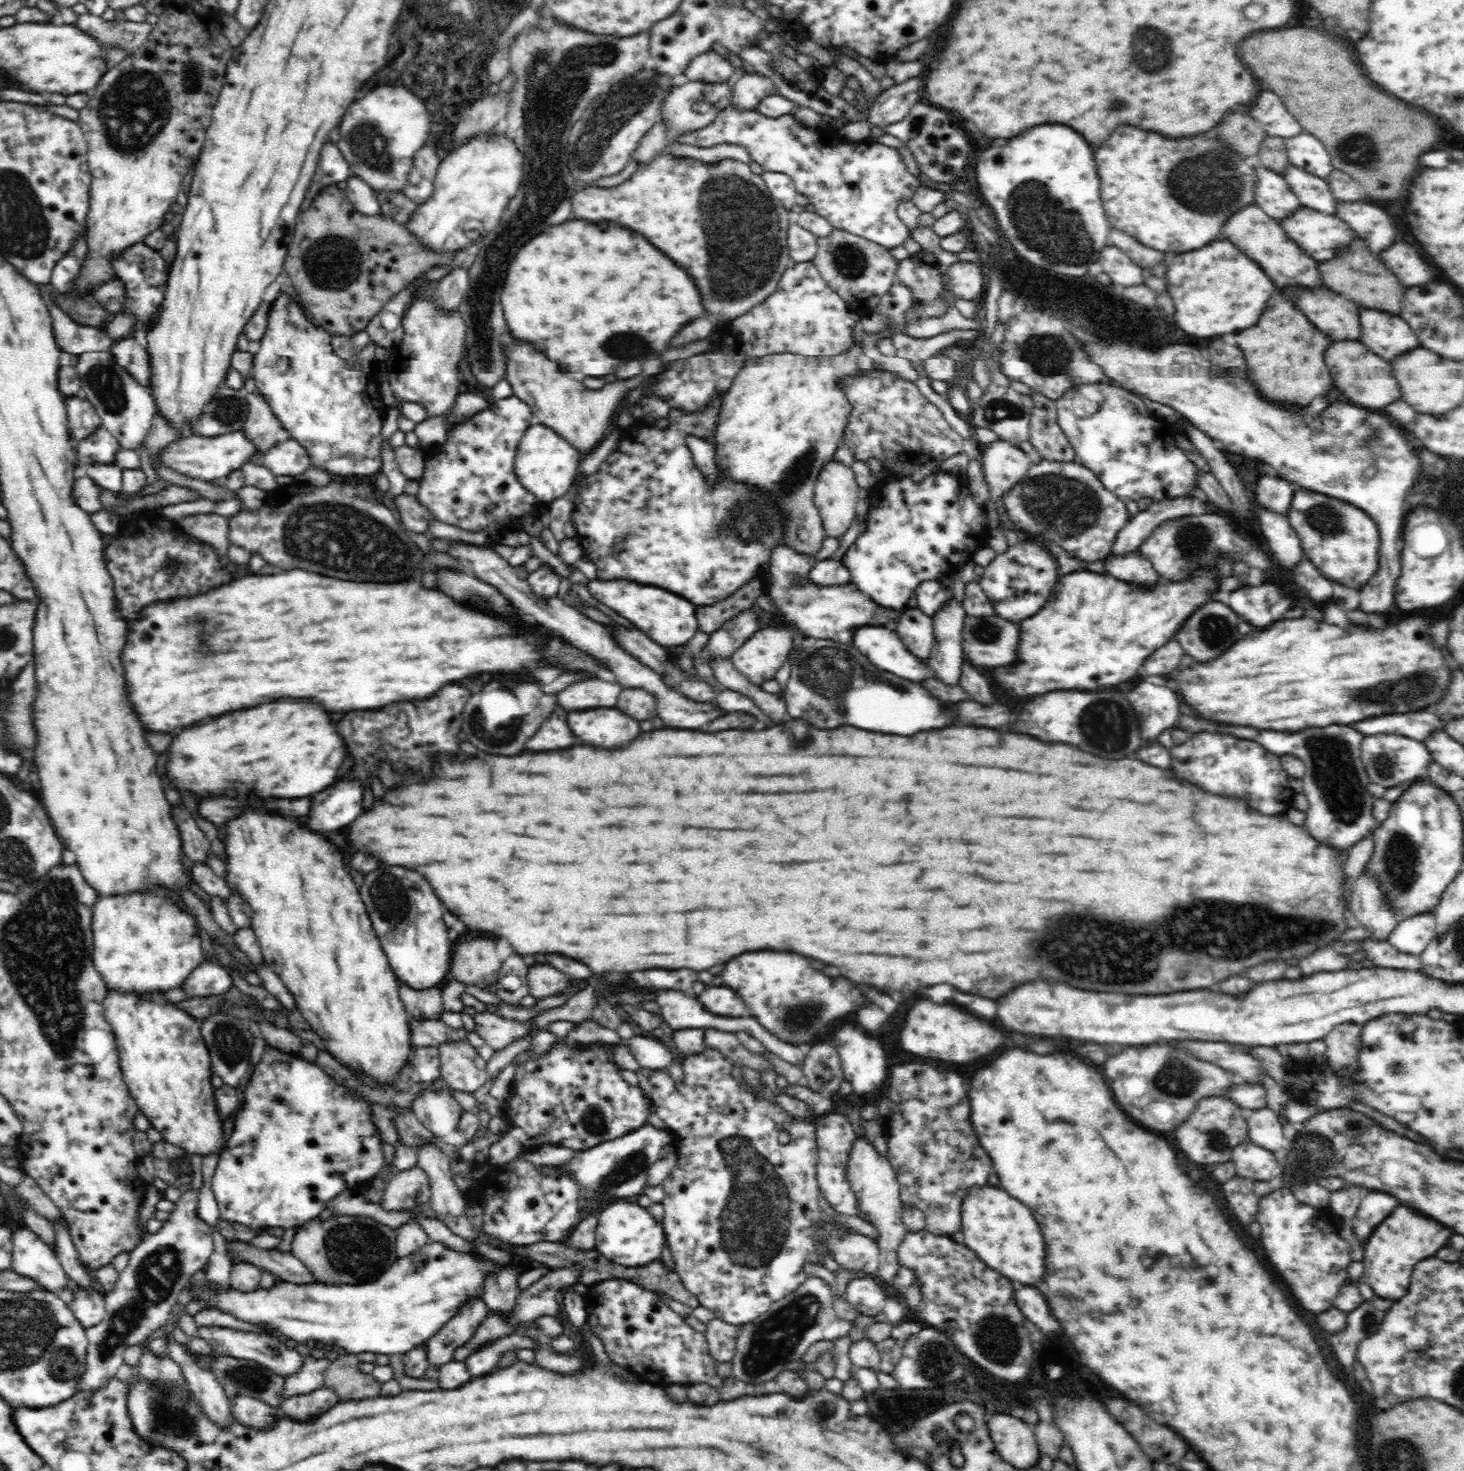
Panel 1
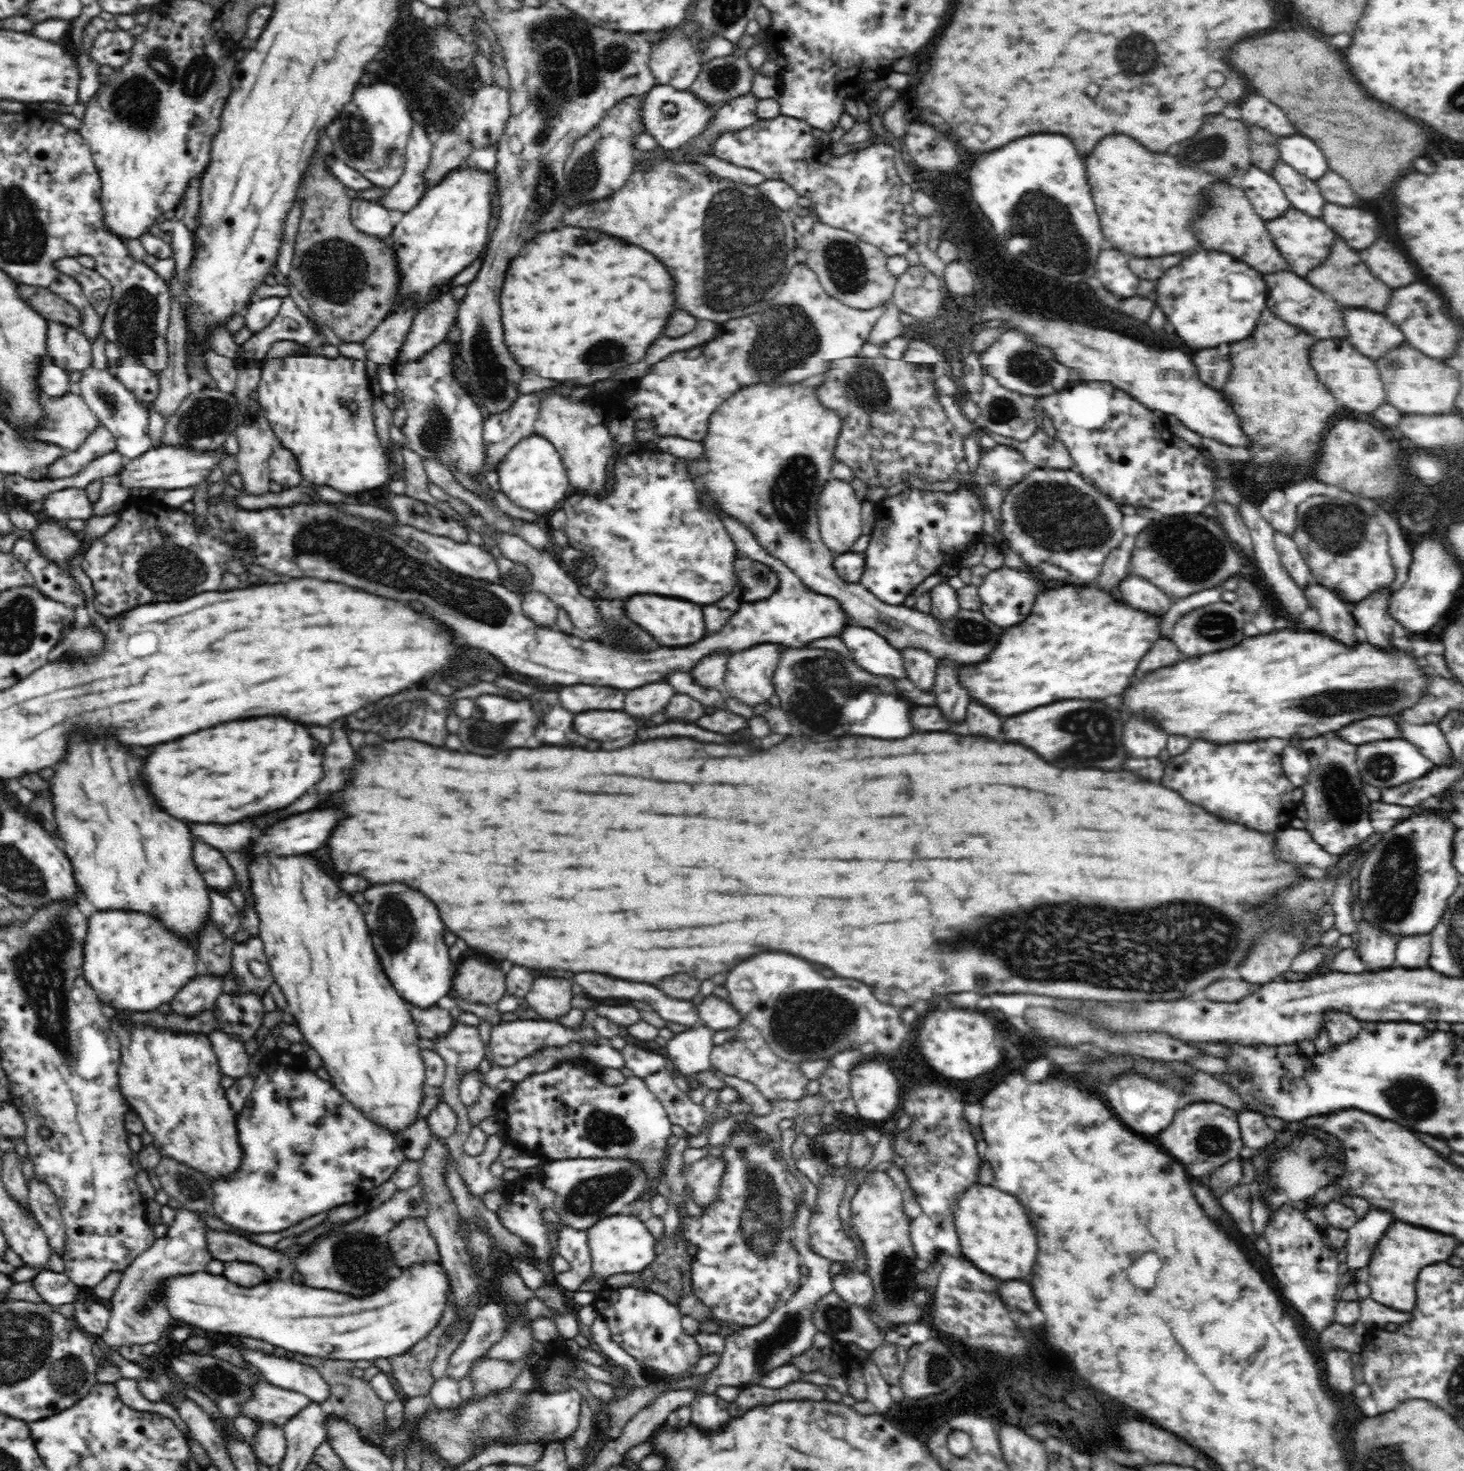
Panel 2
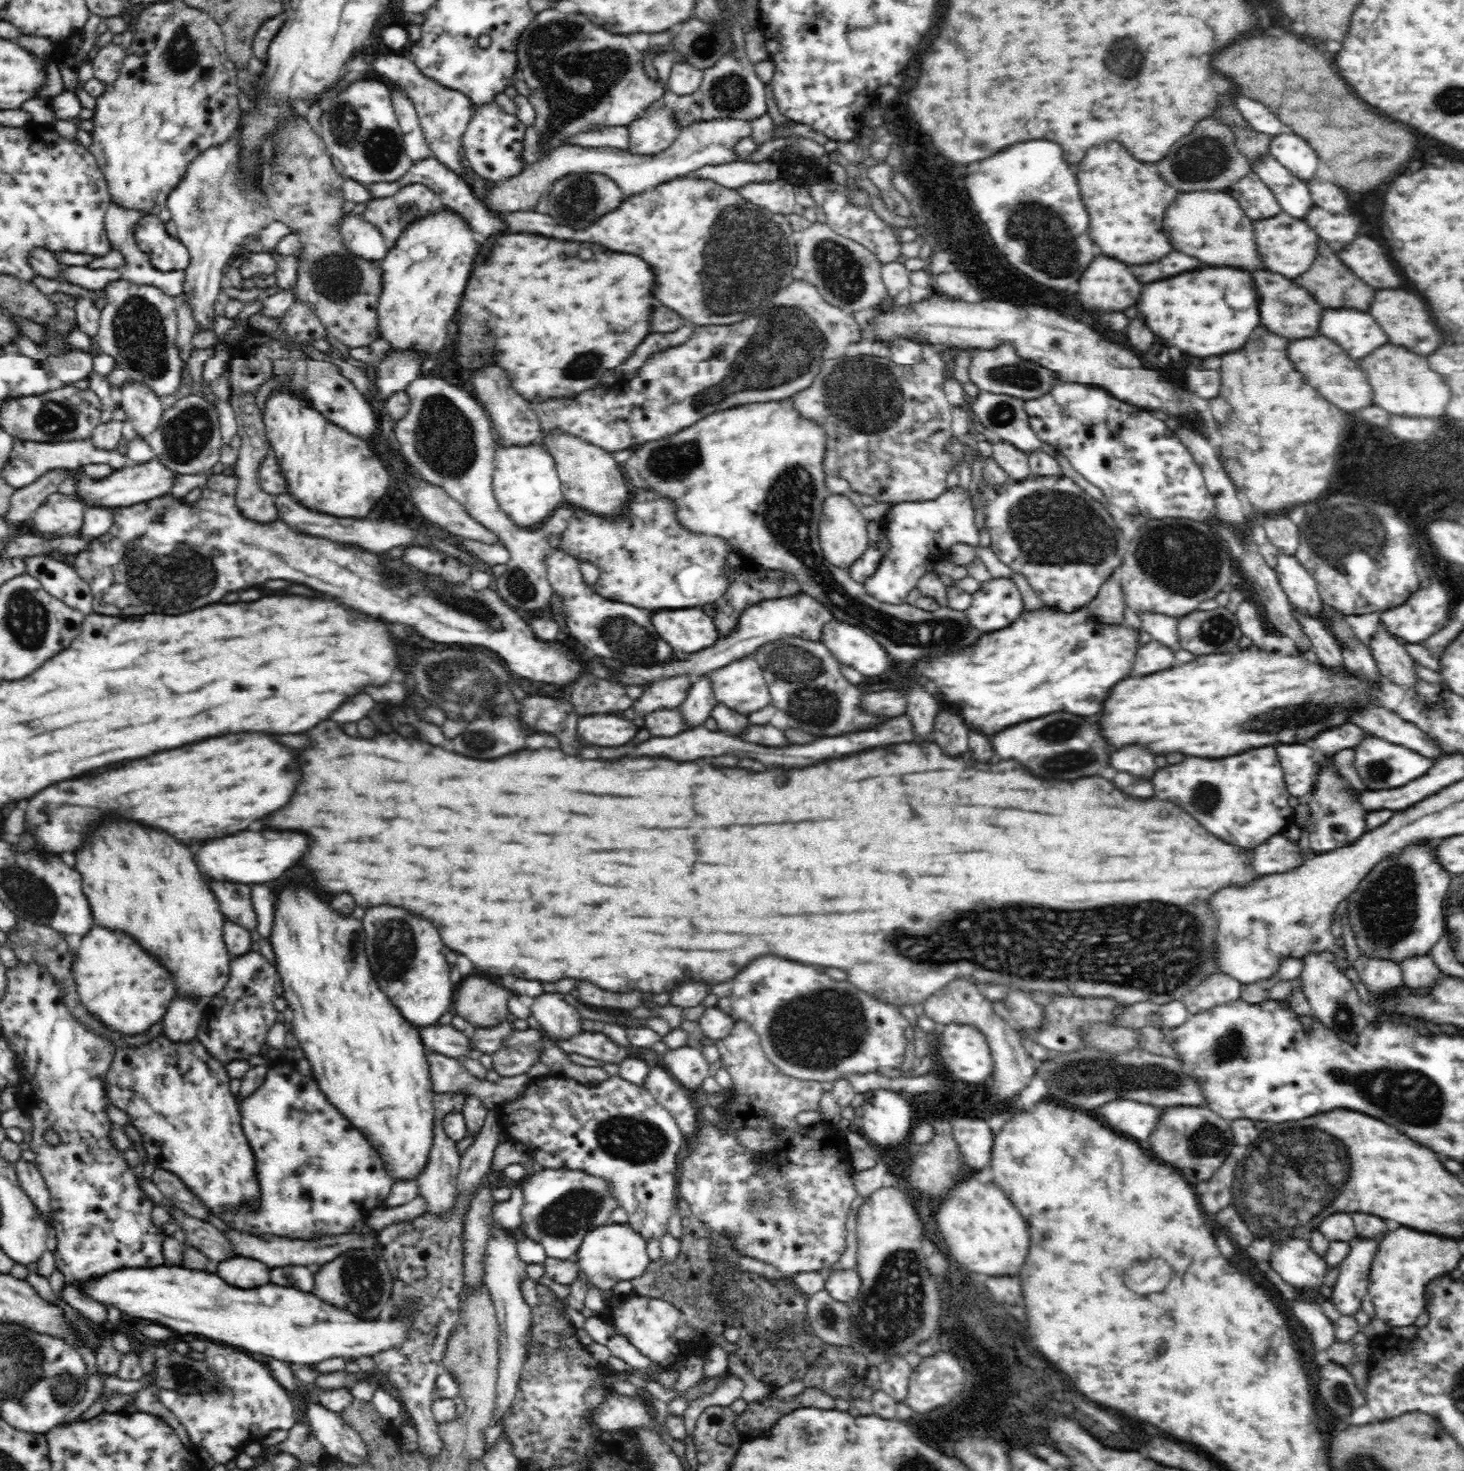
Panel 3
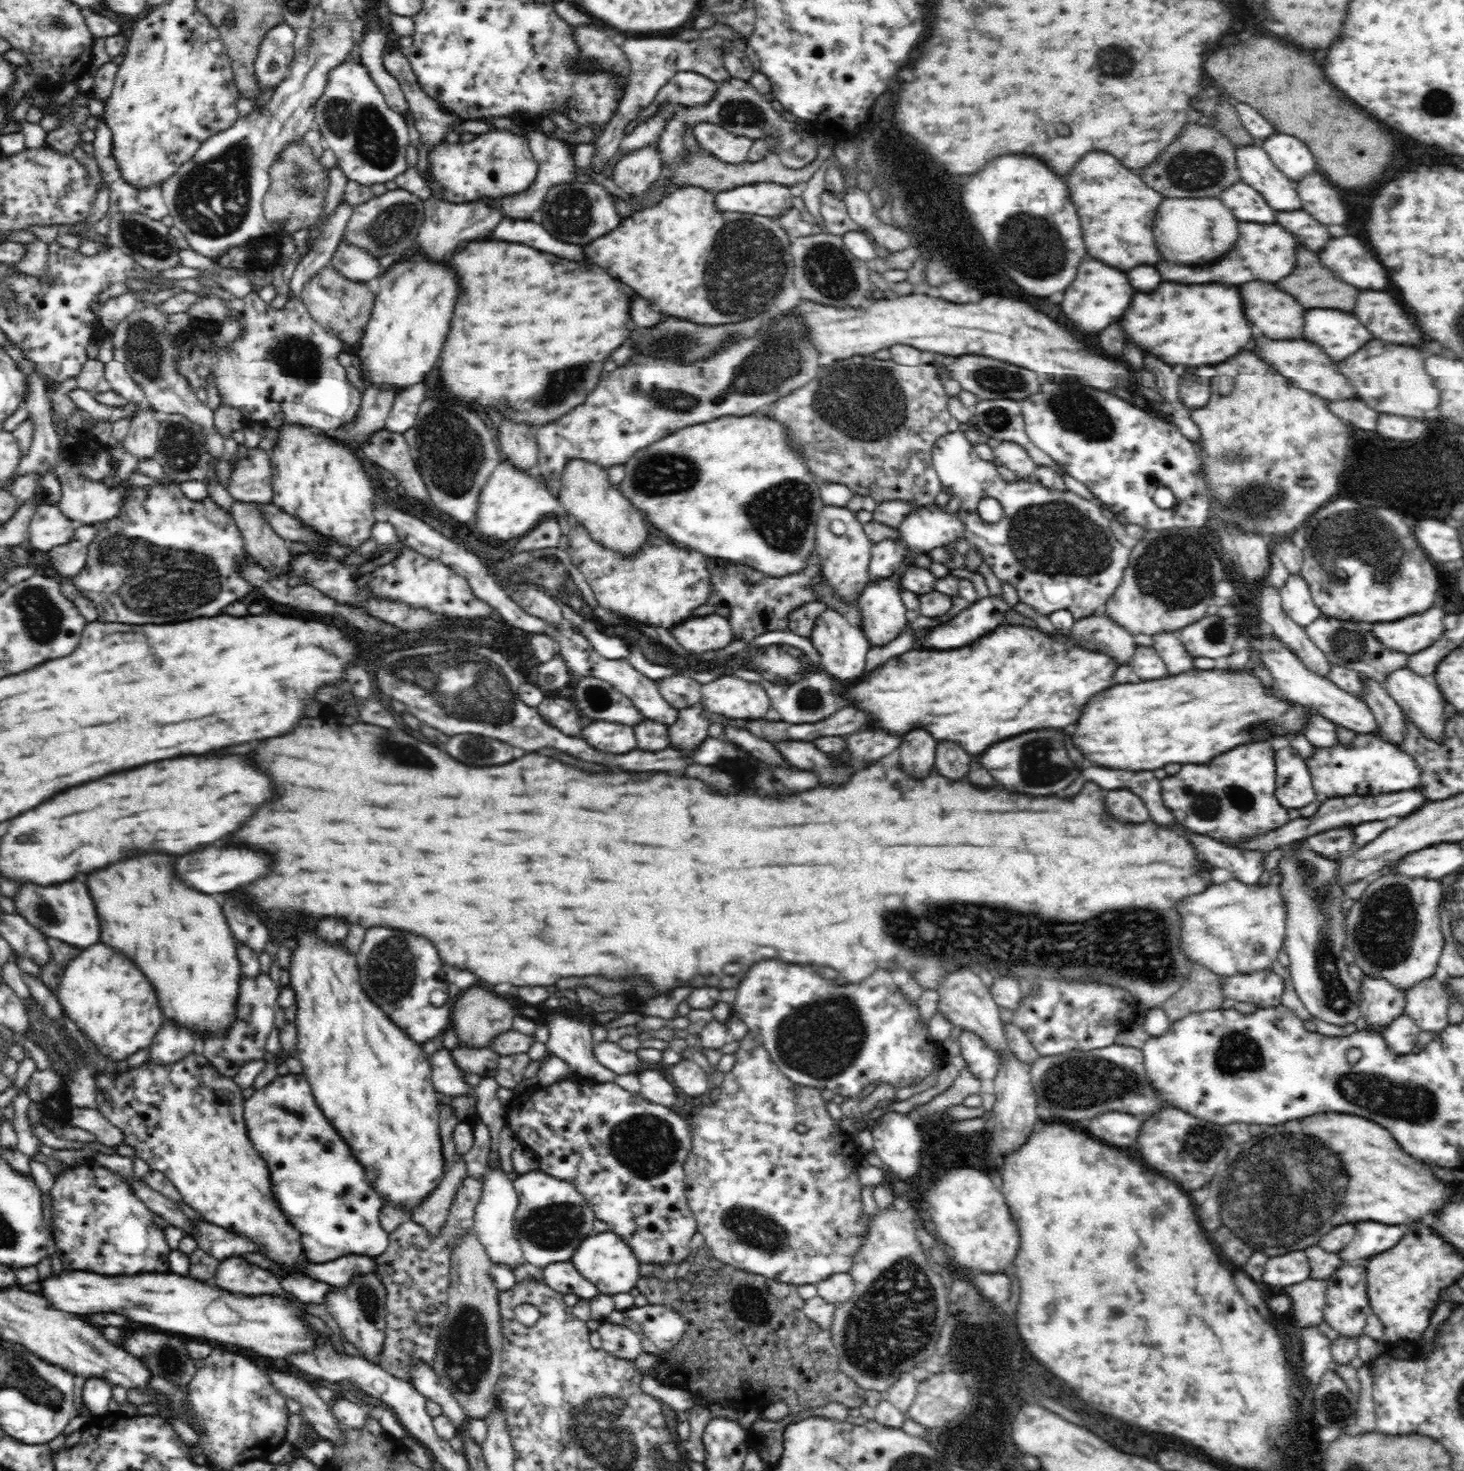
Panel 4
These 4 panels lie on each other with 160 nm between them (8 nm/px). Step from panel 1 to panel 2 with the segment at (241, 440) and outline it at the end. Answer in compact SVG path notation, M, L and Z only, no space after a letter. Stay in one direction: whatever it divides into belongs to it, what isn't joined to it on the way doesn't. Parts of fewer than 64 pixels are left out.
M235 435L227 436L221 448L216 448L216 451L198 452L194 449L172 447L172 445L156 446L142 456L128 460L117 476L120 485L128 492L133 492L134 489L136 492L148 489L148 491L158 492L159 496L177 488L194 487L200 484L218 464L218 458L222 456L222 452L237 454L238 441Z

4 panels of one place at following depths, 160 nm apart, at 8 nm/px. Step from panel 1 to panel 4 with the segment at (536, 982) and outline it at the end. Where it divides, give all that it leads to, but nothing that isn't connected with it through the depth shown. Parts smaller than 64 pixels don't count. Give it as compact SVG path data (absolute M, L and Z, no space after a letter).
M552 1014L548 1018L548 1030L550 1030L550 1042L547 1042L547 1049L551 1056L557 1056L567 1065L570 1073L575 1074L576 1082L580 1084L606 1084L606 1081L615 1081L617 1074L598 1062L593 1048L595 1042L592 1041L592 1031L586 1024L582 1024L576 1018Z

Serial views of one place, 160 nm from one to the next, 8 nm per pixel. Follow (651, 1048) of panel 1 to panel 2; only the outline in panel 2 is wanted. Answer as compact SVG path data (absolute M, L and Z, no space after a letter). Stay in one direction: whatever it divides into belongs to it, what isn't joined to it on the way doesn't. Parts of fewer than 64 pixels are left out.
M629 1043L621 1050L621 1055L624 1059L624 1067L632 1071L632 1076L642 1079L649 1074L665 1069L667 1061L658 1053Z

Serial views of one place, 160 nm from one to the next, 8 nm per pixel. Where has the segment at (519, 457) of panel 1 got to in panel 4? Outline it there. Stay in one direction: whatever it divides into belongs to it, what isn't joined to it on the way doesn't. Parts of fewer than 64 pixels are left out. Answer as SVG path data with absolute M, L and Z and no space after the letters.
M502 460L492 471L479 495L479 508L476 510L474 526L476 530L494 540L512 540L530 532L548 514L564 516L564 505L552 496L540 476L534 472L520 471L508 460Z

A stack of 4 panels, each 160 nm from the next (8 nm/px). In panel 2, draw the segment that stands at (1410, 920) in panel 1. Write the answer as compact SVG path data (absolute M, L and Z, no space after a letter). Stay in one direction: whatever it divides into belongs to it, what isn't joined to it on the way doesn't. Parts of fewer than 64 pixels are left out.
M1431 933L1400 937L1397 942L1395 960L1400 968L1428 968L1431 953Z

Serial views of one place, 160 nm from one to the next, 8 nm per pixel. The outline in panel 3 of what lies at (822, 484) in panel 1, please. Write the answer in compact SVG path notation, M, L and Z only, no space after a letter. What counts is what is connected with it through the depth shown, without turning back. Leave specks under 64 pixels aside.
M832 493L832 496L827 496L819 522L819 543L824 559L836 567L848 571L852 563L856 562L872 544L868 539L867 524L868 521L858 512L858 506L854 506L846 496L840 496L840 493Z

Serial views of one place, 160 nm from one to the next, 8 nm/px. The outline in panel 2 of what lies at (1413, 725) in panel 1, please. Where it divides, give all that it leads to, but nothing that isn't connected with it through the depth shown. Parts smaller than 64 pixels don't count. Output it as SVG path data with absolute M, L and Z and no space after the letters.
M1370 717L1347 724L1336 730L1341 740L1360 747L1362 744L1378 740L1399 738L1398 725L1393 717Z

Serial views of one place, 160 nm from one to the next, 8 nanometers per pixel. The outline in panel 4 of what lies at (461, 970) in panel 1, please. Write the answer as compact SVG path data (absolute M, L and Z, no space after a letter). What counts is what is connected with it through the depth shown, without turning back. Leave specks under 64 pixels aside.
M470 988L456 1000L450 1027L456 1034L458 1046L470 1047L470 1049L490 1048L497 1036L513 1029L512 1020L517 1015L506 1000L486 992L484 988Z

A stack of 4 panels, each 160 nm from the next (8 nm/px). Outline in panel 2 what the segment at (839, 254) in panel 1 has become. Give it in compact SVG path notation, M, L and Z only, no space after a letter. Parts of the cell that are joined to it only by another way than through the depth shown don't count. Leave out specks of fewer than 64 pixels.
M811 211L812 228L798 235L798 246L805 250L807 268L810 268L828 295L852 308L870 310L883 306L893 298L896 278L887 268L887 256L876 245L864 242L851 232L824 224Z

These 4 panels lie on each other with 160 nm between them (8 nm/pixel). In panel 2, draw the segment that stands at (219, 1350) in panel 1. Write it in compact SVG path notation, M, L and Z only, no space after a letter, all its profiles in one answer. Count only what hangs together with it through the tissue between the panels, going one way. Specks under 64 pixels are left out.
M248 1347L241 1350L241 1353L252 1367L260 1370L268 1382L304 1393L308 1397L308 1402L326 1406L331 1391L330 1385L316 1371L316 1368L292 1358L288 1359L282 1353L281 1357L276 1357L276 1354L267 1356Z

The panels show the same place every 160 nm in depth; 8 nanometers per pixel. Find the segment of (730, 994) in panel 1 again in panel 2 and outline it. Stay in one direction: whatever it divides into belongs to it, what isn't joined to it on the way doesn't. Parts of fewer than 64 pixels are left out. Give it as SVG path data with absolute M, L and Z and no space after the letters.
M708 996L700 1006L698 1006L699 1025L704 1025L713 1030L734 1029L743 1019L740 1013L734 1009L732 1003L724 1002L724 999L716 998L716 996Z

